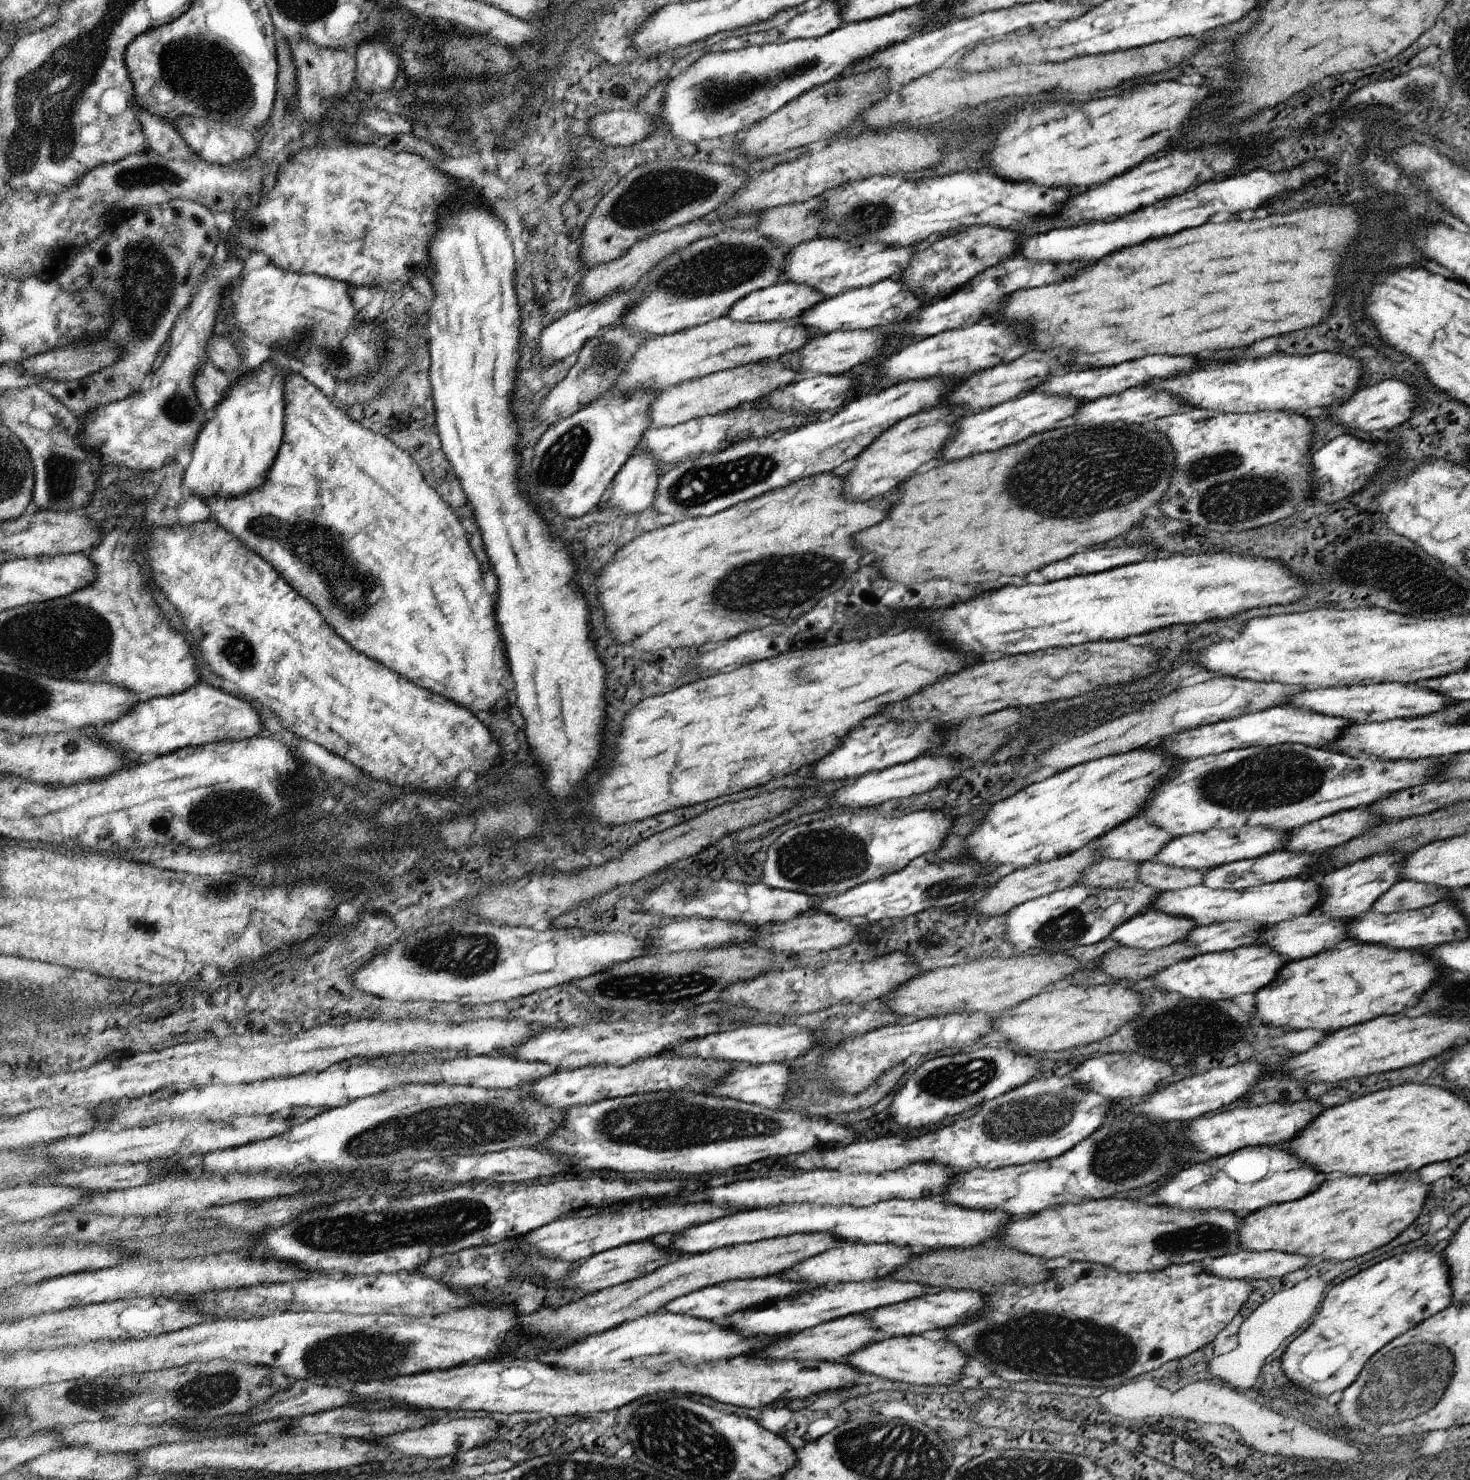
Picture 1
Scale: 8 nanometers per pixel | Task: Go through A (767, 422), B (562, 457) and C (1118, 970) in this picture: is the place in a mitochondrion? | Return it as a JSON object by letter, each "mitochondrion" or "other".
{"A":"mitochondrion","B":"mitochondrion","C":"other"}

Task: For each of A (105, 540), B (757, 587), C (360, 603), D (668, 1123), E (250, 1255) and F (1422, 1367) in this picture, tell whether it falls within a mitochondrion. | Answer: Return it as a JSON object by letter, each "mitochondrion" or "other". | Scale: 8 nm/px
{"A":"other","B":"mitochondrion","C":"mitochondrion","D":"mitochondrion","E":"other","F":"mitochondrion"}

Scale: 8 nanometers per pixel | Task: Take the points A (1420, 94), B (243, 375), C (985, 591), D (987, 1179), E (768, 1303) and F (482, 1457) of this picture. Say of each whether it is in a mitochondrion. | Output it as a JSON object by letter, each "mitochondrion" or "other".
{"A":"mitochondrion","B":"other","C":"other","D":"other","E":"other","F":"other"}

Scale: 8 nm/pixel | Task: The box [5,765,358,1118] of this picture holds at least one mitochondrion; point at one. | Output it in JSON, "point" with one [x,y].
{"point":[211,814]}

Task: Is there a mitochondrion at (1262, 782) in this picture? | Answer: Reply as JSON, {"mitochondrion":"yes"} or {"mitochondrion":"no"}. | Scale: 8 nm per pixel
{"mitochondrion":"yes"}

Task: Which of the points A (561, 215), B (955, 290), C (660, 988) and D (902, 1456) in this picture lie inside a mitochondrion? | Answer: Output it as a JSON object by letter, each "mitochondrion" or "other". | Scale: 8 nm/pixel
{"A":"other","B":"other","C":"mitochondrion","D":"mitochondrion"}

